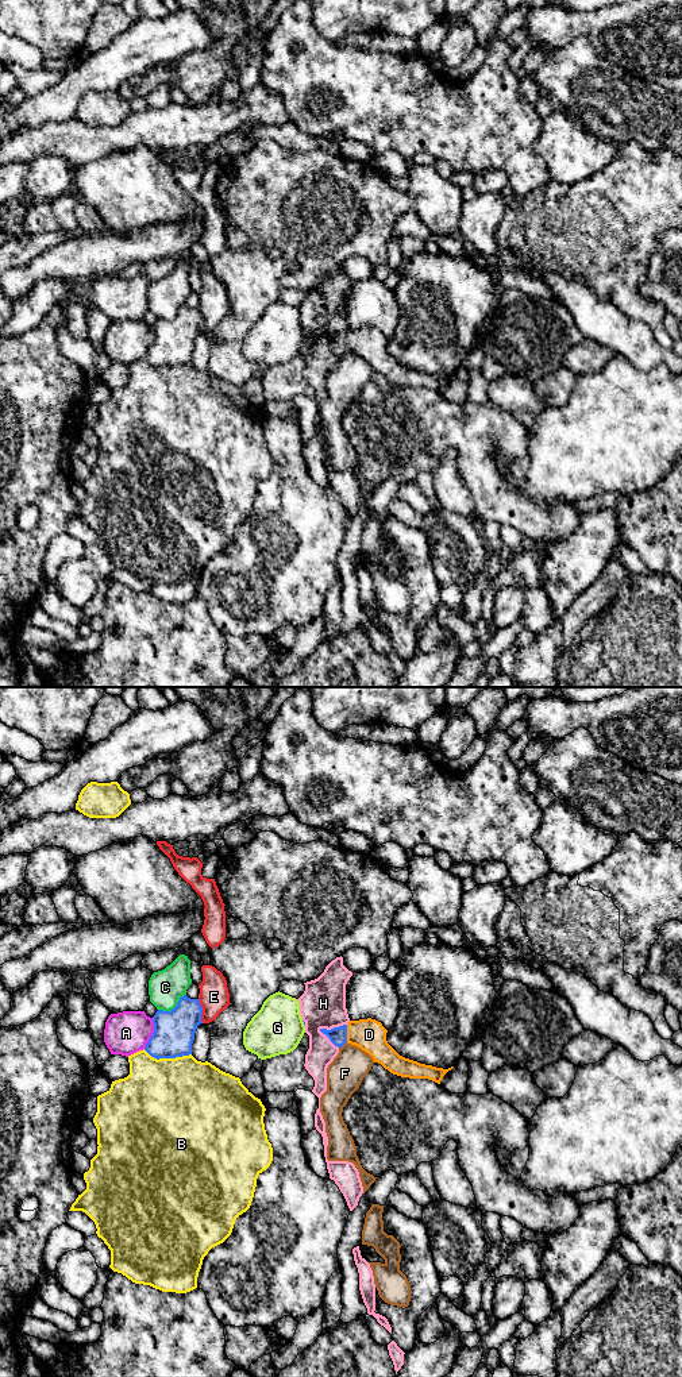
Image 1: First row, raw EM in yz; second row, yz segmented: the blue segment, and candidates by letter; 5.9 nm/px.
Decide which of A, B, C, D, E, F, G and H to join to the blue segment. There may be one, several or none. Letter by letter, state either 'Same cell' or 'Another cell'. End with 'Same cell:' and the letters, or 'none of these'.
A: Another cell
B: Another cell
C: Another cell
D: Same cell
E: Another cell
F: Another cell
G: Another cell
H: Another cell
Same cell: D

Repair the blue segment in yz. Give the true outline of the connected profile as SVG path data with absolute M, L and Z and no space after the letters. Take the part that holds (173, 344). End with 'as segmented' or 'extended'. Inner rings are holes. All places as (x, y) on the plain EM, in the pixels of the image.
M181 305L170 320L158 319L153 325L154 342L145 359L154 367L176 367L192 363L196 338L201 331L199 308Z | as segmented

